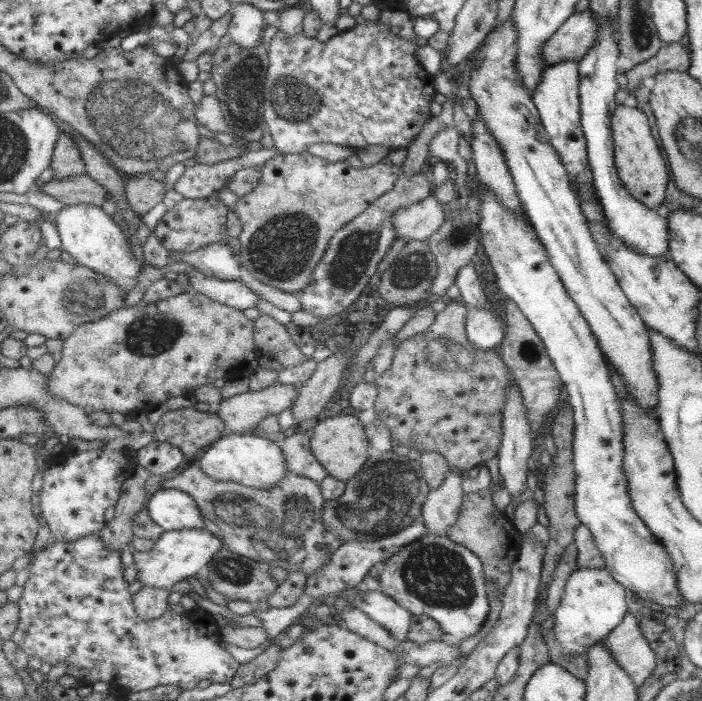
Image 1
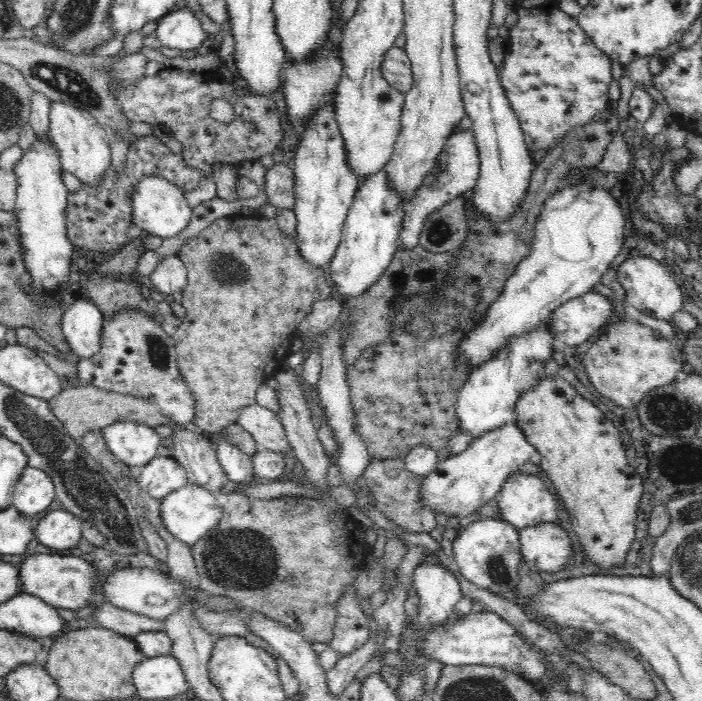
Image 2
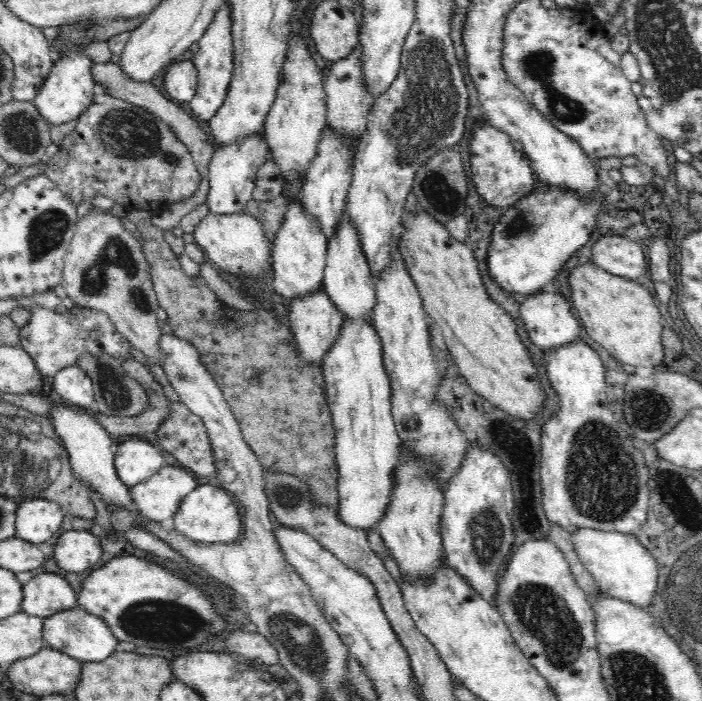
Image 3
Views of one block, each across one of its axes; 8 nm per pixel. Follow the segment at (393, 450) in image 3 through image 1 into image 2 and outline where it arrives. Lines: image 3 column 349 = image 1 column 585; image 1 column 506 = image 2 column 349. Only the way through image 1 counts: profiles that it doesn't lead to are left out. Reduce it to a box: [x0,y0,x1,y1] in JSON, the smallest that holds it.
[327,170,404,300]

